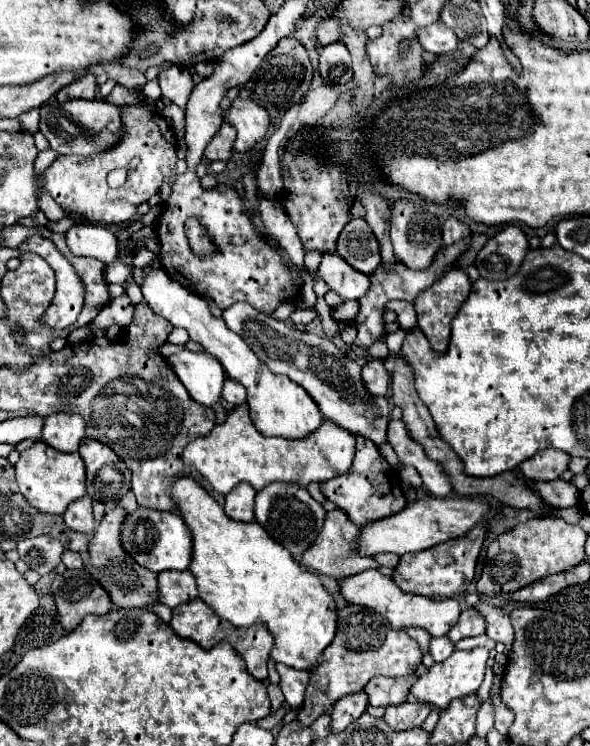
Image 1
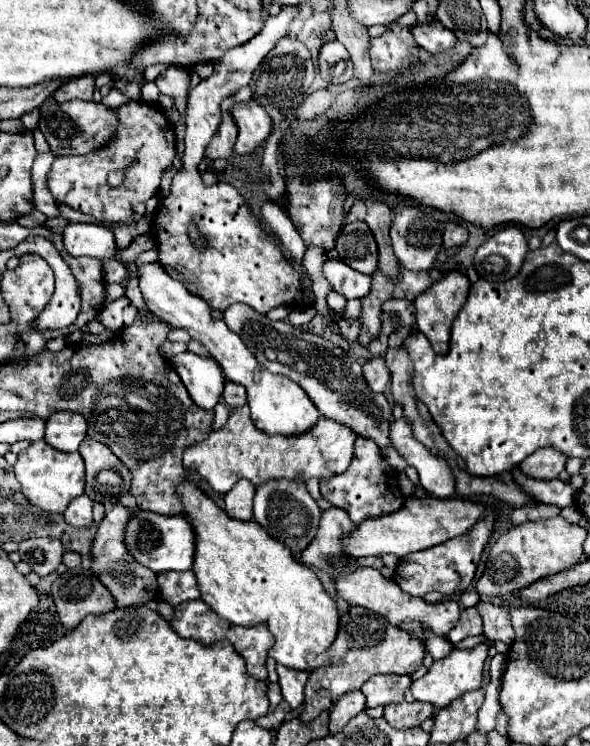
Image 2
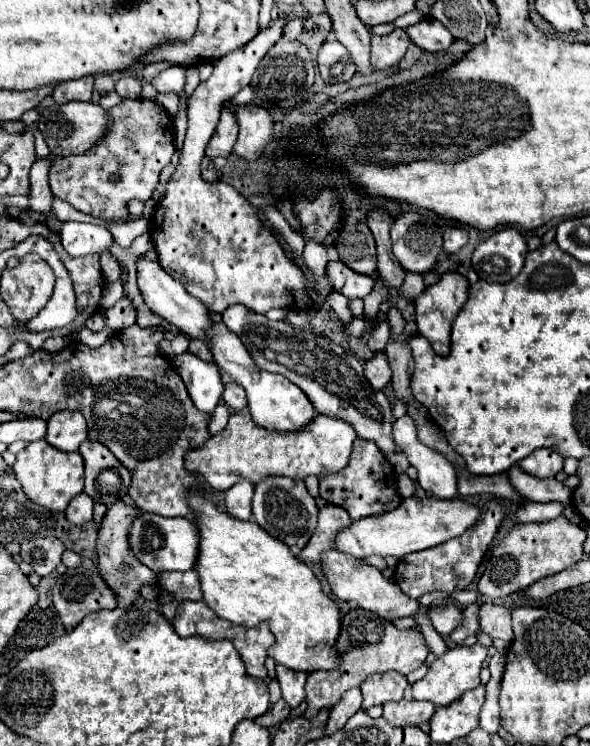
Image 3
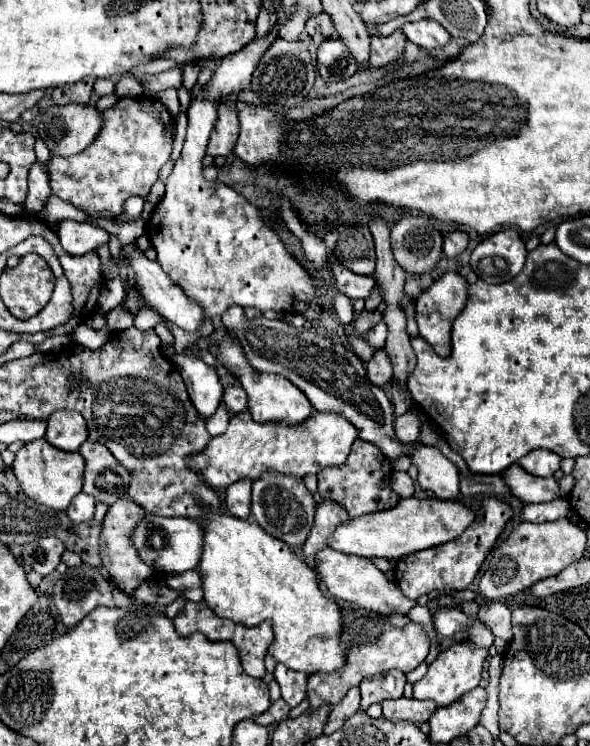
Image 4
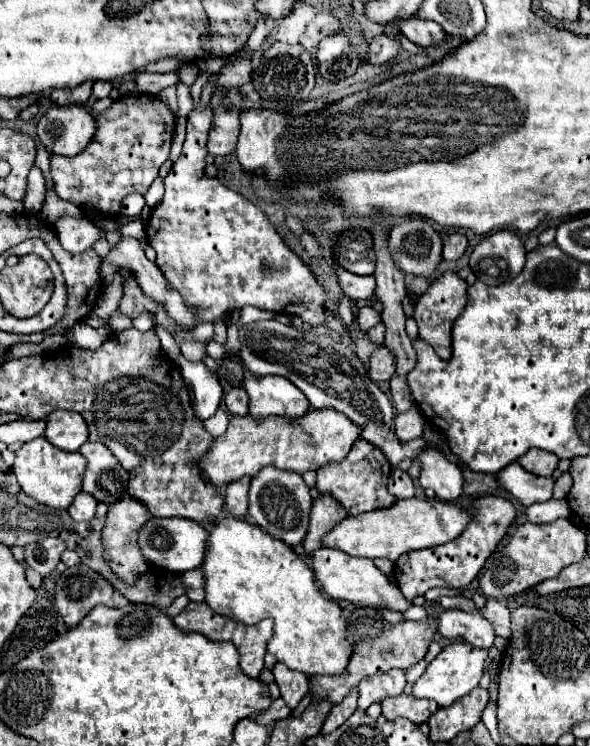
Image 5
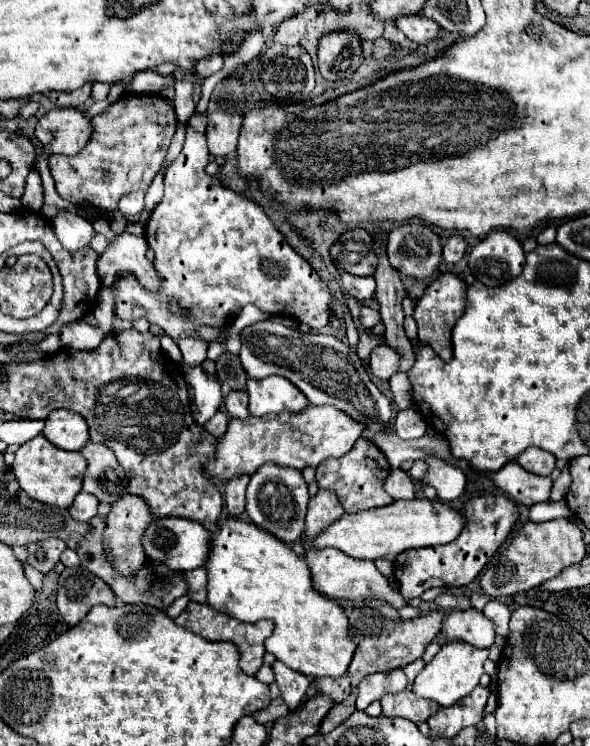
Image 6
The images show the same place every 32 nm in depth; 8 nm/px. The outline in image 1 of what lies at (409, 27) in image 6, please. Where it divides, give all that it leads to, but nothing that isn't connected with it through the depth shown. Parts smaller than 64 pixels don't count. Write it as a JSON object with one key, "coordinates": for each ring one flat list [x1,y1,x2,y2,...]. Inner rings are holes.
{"coordinates":[[444,22,430,24,418,32,420,44,430,52,430,54,452,54,458,48,460,38,452,28,448,28]]}

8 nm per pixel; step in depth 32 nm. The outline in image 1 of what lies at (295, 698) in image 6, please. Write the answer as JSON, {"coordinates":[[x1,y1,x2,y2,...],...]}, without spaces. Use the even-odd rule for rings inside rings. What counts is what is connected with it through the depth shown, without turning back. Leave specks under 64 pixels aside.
{"coordinates":[[276,664,276,670,280,674,280,688,286,696,286,702,290,704,292,710,298,710,304,702,304,692,310,680,308,670,296,670,284,664]]}

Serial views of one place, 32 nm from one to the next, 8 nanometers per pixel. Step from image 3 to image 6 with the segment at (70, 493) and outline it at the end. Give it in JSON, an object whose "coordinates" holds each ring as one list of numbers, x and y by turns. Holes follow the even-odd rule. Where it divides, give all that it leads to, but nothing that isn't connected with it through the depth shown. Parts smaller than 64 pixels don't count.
{"coordinates":[[36,436,36,440,22,444,16,450,16,460,12,464,12,472,16,474,20,488,30,498,56,508,68,508,72,504,74,496,82,490,84,470,86,470,86,460,80,452,60,450,54,444,50,444,44,436]]}

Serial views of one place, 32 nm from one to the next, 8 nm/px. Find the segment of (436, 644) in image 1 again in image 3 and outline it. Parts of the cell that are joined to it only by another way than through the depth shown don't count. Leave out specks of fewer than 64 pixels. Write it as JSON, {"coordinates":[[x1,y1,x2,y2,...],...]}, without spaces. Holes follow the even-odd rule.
{"coordinates":[[416,614,415,621,420,627,420,630,426,640,429,651,434,653,437,657,441,656,448,650,442,637,435,632,431,622,425,614]]}

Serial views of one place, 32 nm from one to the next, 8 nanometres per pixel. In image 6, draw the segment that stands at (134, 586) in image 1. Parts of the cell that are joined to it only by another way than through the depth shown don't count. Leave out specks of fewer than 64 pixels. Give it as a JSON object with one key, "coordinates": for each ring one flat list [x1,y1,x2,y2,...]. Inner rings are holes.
{"coordinates":[[126,494,118,502,112,504,112,510,110,510,108,518,106,518,104,552,106,552,108,562,112,564,112,568,120,576,128,576,130,578,132,574,142,570,142,566,146,562,146,556,144,556,144,550,142,550,142,544,140,544,140,536,144,534,144,528,148,526,150,520,152,520,150,508,144,504,144,500,140,500,140,498,132,496,132,494]]}

